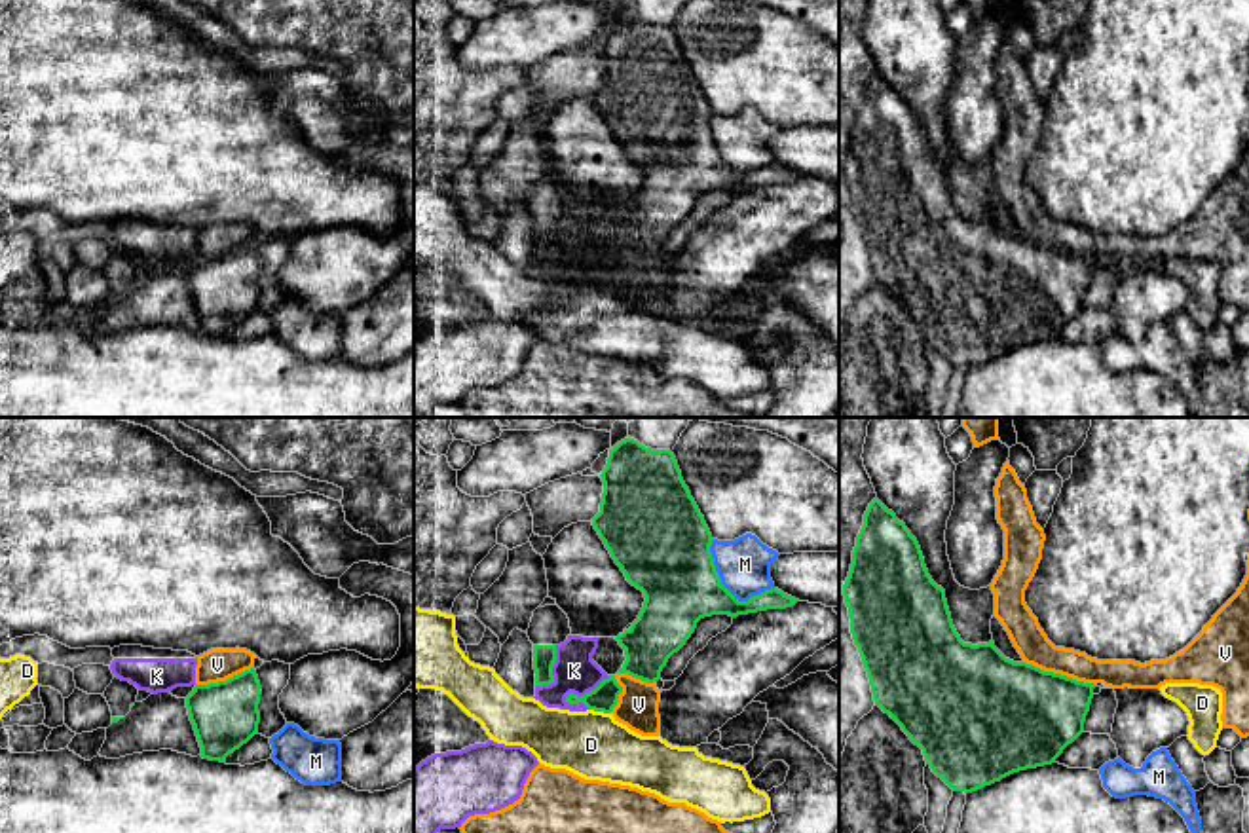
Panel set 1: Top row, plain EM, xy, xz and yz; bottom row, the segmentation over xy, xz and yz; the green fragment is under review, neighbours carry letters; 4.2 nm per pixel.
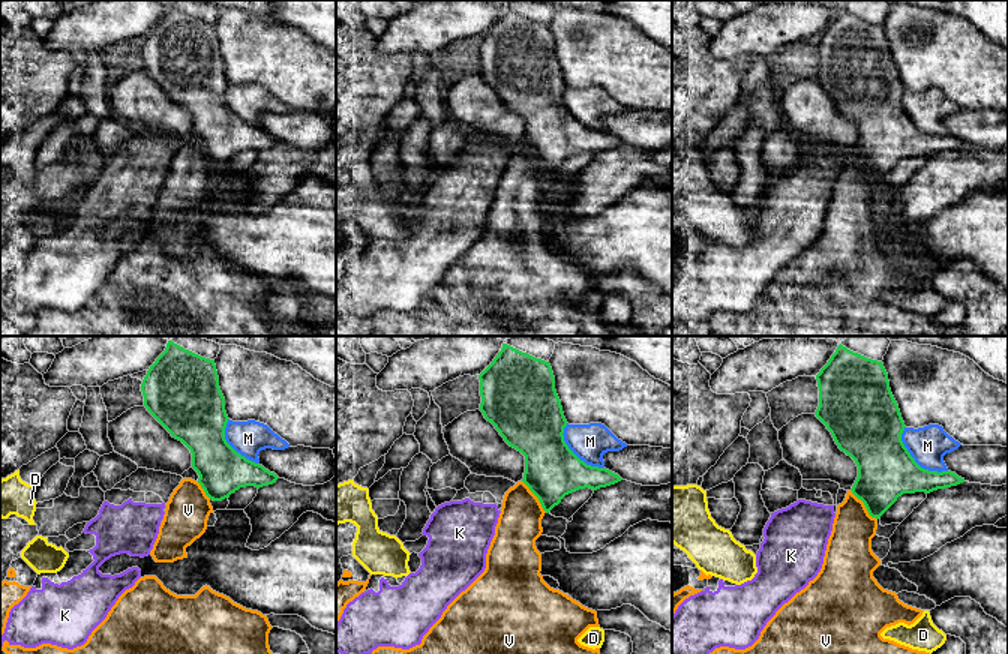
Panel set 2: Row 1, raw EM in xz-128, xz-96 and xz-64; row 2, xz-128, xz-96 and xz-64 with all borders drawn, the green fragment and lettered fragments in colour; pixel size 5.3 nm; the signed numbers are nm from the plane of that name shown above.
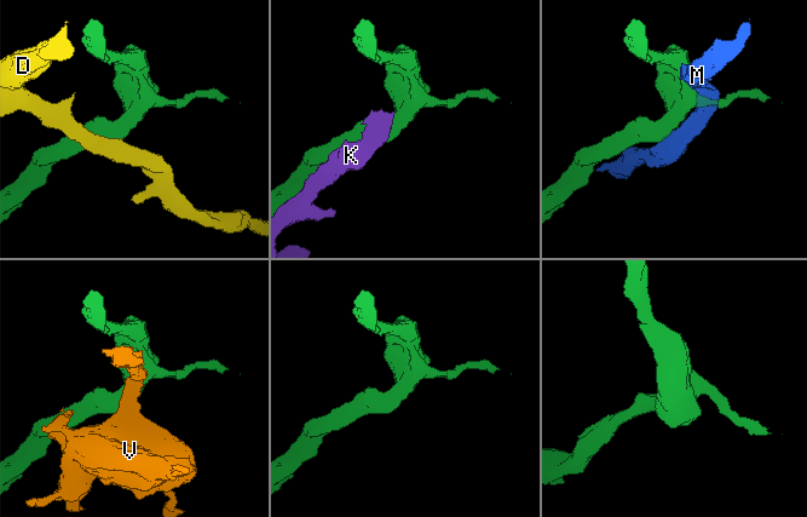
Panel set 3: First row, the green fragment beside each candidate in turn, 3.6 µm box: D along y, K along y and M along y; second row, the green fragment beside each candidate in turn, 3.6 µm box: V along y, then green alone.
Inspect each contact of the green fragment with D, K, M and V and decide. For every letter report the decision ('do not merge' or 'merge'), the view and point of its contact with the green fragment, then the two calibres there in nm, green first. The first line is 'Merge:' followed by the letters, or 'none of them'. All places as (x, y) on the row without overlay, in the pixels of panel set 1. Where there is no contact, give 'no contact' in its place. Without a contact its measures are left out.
Merge: none of them
D: do not merge; contact xz (600, 285); calibres 110 and 280 nm
K: do not merge; contact xz (587, 268); calibres 110 and 180 nm
M: do not merge; contact xz (724, 162); calibres 340 and 220 nm
V: do not merge; contact xz (617, 247); calibres 220 and 180 nm

